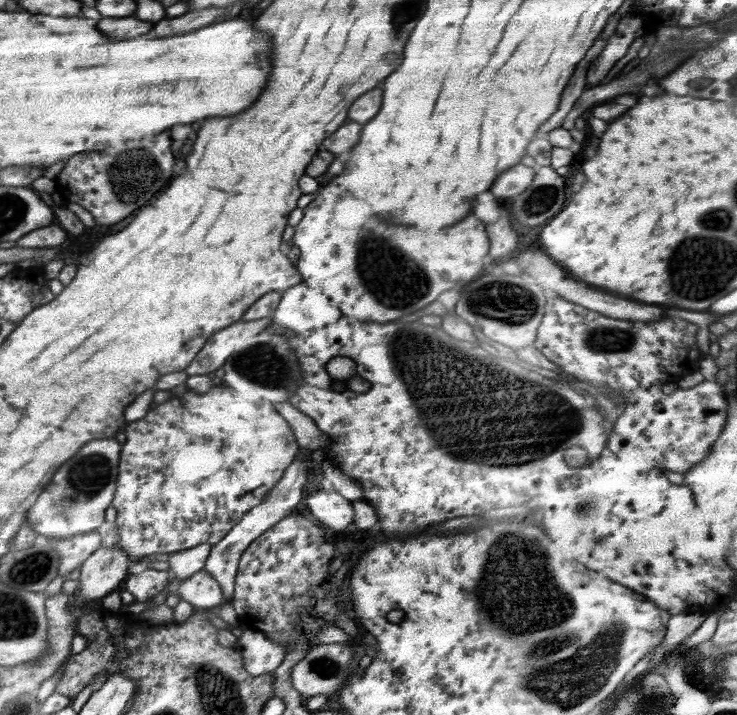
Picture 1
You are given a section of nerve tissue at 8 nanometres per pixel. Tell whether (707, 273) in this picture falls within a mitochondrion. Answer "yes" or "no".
yes

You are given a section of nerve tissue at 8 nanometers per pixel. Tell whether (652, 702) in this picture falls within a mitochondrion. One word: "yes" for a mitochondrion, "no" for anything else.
yes

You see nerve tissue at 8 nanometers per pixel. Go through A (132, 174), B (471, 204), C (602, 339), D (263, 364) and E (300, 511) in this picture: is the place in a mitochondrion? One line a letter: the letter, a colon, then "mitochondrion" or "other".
A: mitochondrion
B: other
C: mitochondrion
D: mitochondrion
E: other

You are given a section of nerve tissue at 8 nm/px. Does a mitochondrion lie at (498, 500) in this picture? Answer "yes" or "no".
no

